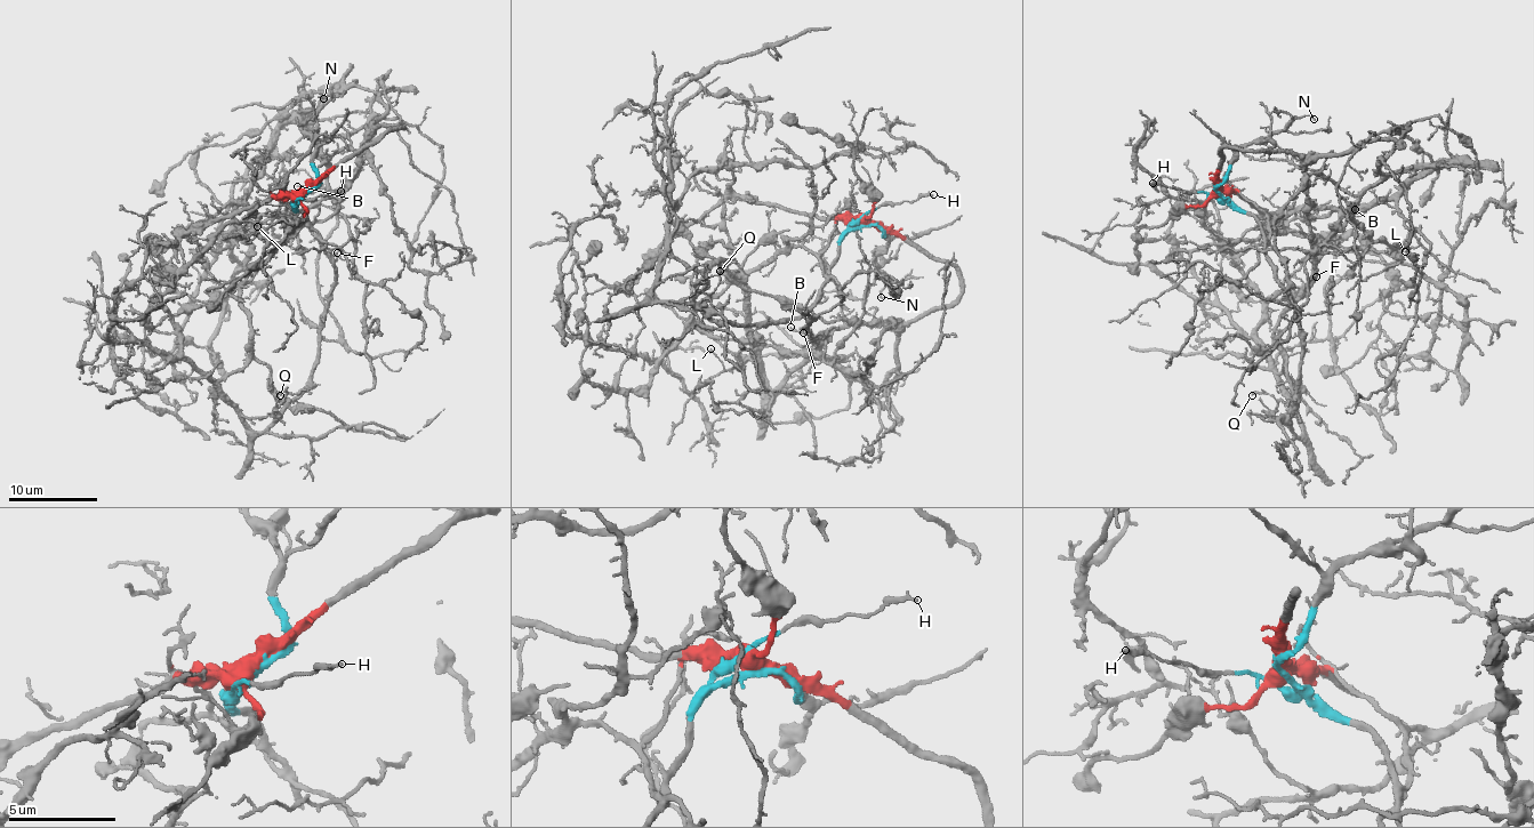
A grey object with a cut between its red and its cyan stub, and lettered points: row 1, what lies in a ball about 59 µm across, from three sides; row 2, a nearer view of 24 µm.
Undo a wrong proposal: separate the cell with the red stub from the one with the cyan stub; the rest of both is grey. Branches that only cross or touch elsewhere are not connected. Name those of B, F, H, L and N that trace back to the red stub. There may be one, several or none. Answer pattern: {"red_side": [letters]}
{"red_side": ["B", "F", "L"]}

